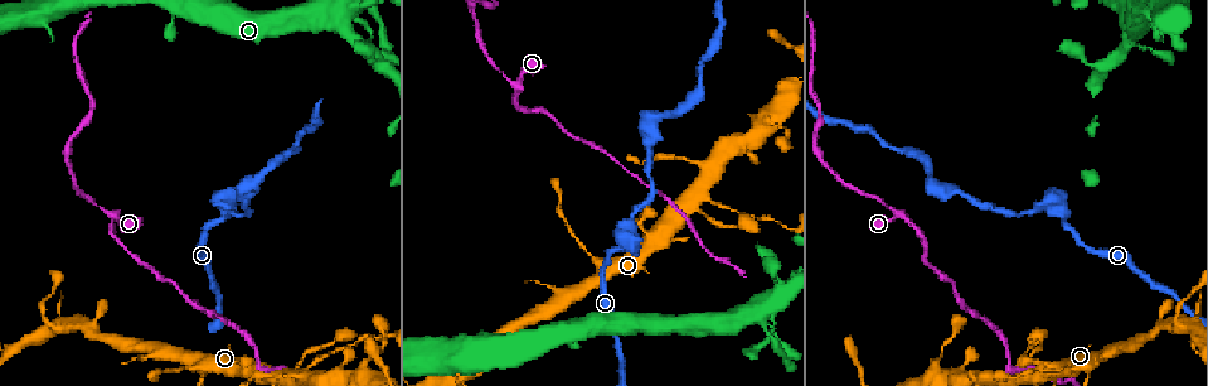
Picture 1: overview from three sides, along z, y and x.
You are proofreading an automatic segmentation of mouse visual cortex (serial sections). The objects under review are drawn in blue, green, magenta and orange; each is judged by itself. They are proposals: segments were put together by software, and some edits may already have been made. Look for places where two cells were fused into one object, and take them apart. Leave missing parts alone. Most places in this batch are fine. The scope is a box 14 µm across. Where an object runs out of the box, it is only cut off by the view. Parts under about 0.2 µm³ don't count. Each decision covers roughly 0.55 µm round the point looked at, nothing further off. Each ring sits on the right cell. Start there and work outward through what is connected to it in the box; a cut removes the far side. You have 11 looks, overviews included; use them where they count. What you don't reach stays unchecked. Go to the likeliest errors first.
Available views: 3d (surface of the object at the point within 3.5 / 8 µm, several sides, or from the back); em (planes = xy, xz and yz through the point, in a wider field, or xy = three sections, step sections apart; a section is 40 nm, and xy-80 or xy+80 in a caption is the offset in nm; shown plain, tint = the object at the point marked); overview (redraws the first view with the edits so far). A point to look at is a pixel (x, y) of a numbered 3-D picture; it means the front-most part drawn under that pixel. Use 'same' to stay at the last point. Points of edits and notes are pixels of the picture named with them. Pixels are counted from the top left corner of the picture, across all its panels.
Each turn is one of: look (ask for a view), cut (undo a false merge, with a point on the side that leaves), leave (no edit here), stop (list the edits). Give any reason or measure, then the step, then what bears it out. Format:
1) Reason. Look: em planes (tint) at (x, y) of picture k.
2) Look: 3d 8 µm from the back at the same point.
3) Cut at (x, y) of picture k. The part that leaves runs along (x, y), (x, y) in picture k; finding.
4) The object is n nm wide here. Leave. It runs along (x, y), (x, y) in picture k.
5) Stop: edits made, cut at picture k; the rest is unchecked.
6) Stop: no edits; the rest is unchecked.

Abrupt turn. Look: 3d 8 µm at (1058, 210) of picture 1.

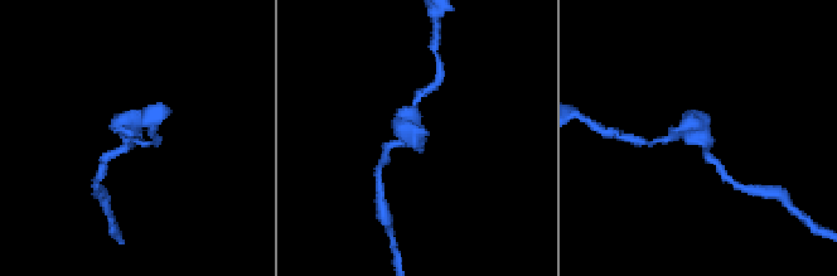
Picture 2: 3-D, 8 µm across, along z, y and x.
Now the EM. Look: em xy step 5 (tint) at (702, 138) of picture 2.

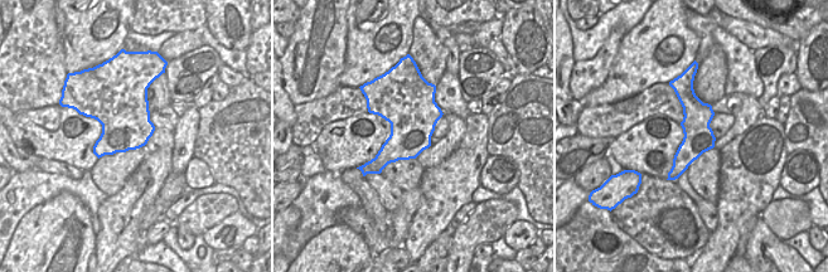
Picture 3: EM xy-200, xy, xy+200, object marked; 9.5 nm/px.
Leave. All the same cell.

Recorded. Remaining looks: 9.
Abrupt turn. Look: 3d 3.5 µm at (897, 212) of picture 1.

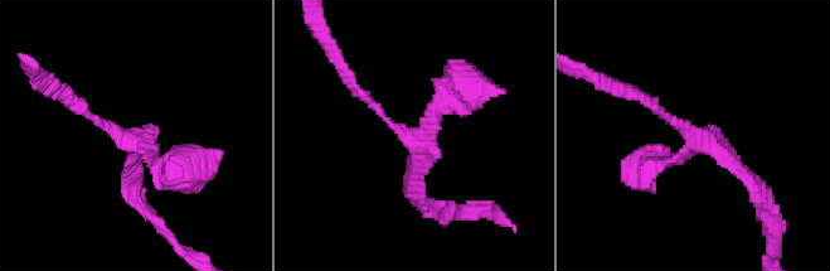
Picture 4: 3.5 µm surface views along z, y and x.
Look: em planes (plain) at (408, 134) of picture 4.

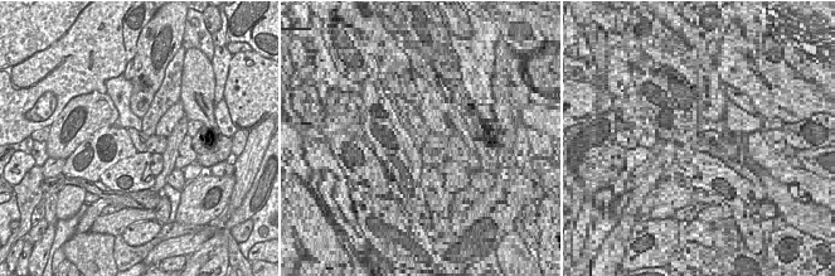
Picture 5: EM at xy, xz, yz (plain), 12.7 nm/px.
Look: em planes (tint) at the same point.

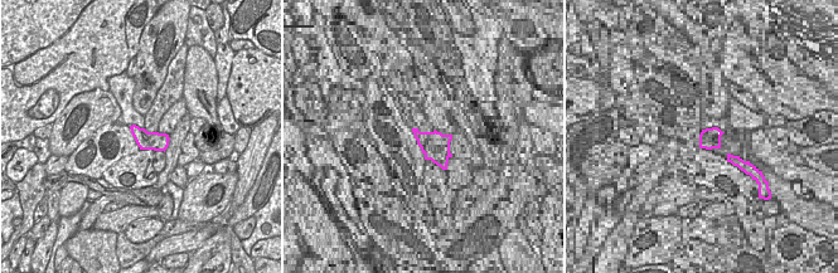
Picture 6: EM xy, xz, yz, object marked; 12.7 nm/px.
Leave. It runs along (175, 164), (156, 164), (71, 102) in picture 4; continuous, no second cell.

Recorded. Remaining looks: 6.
Look: 3d 3.5 µm at (55, 327) of picture 1.

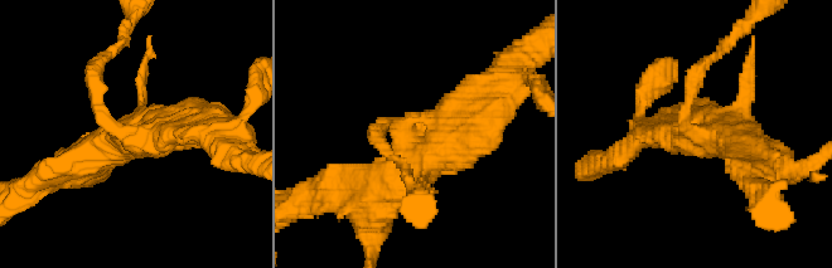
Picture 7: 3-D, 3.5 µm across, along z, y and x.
Look: em xy step 3 (tint) at (122, 134) of picture 7.

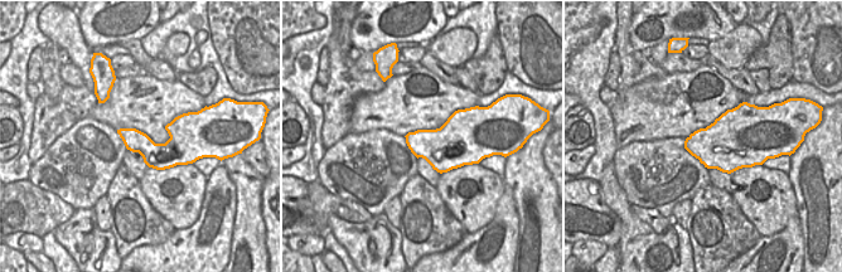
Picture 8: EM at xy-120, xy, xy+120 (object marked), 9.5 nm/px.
Leave. It runs along (480, 102), (465, 131), (361, 198) in picture 7; all the same cell.

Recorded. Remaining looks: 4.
Three-way junction. Look: 3d 3.5 µm at (298, 372) of picture 1.

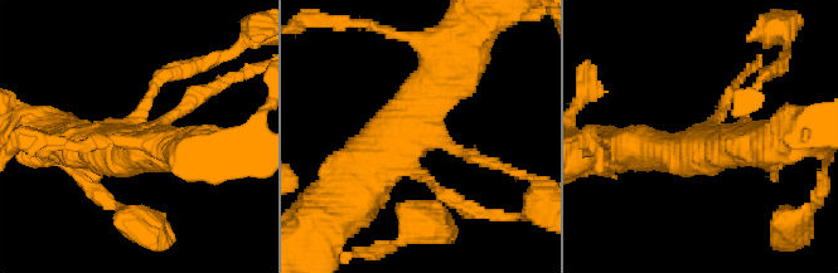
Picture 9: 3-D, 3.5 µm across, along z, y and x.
Now the EM. Look: em xy step 3 (tint) at (420, 137) of picture 9.

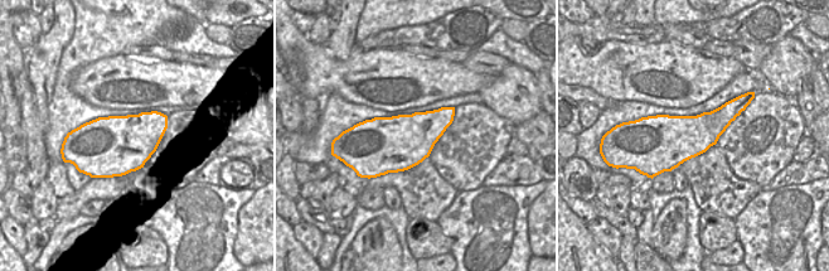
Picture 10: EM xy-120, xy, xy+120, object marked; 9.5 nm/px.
Look: em xy step 5 (tint) at the same point.

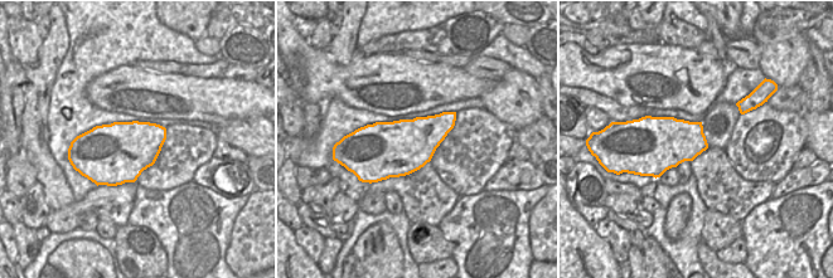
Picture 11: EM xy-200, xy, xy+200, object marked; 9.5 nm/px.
Leave. All the same cell.

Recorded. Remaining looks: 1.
Stop: no edits; the rest is unchecked.

